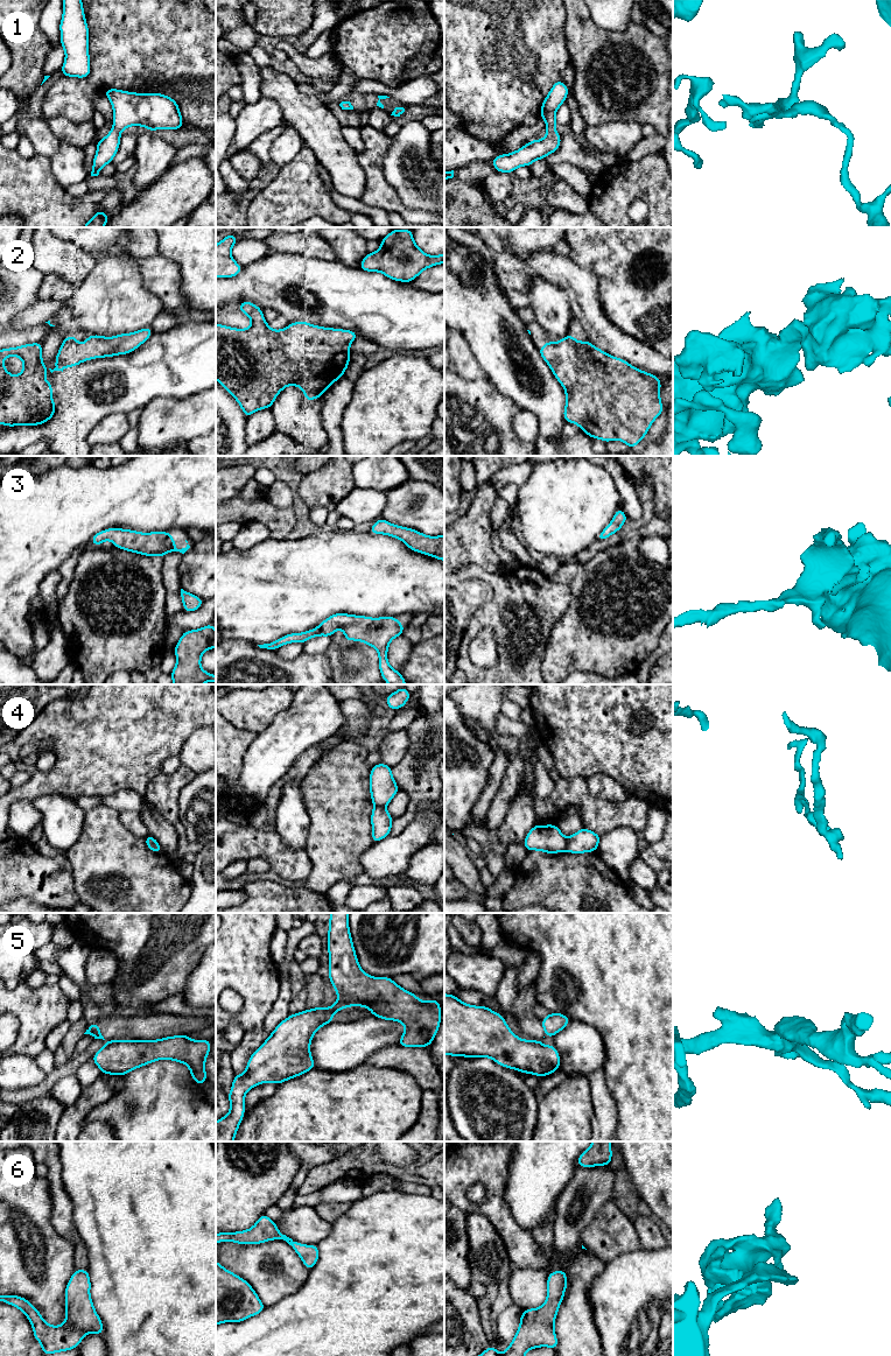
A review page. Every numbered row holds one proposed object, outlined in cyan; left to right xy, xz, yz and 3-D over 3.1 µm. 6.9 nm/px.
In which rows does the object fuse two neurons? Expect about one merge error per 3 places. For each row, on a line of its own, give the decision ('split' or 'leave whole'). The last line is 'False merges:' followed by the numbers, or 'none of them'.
1: leave whole
2: leave whole
3: leave whole
4: split
5: split
6: leave whole
False merges: 4, 5

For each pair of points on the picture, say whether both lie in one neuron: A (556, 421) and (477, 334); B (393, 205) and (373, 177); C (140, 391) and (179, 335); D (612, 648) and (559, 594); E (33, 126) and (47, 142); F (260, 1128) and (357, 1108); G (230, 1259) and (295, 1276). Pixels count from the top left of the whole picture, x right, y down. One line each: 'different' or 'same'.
A: same
B: same
C: same
D: different
E: same
F: same
G: same

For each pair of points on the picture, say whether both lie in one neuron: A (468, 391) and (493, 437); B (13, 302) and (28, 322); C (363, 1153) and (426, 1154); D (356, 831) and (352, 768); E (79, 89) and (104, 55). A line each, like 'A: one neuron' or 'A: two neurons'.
A: one neuron
B: two neurons
C: one neuron
D: one neuron
E: one neuron

